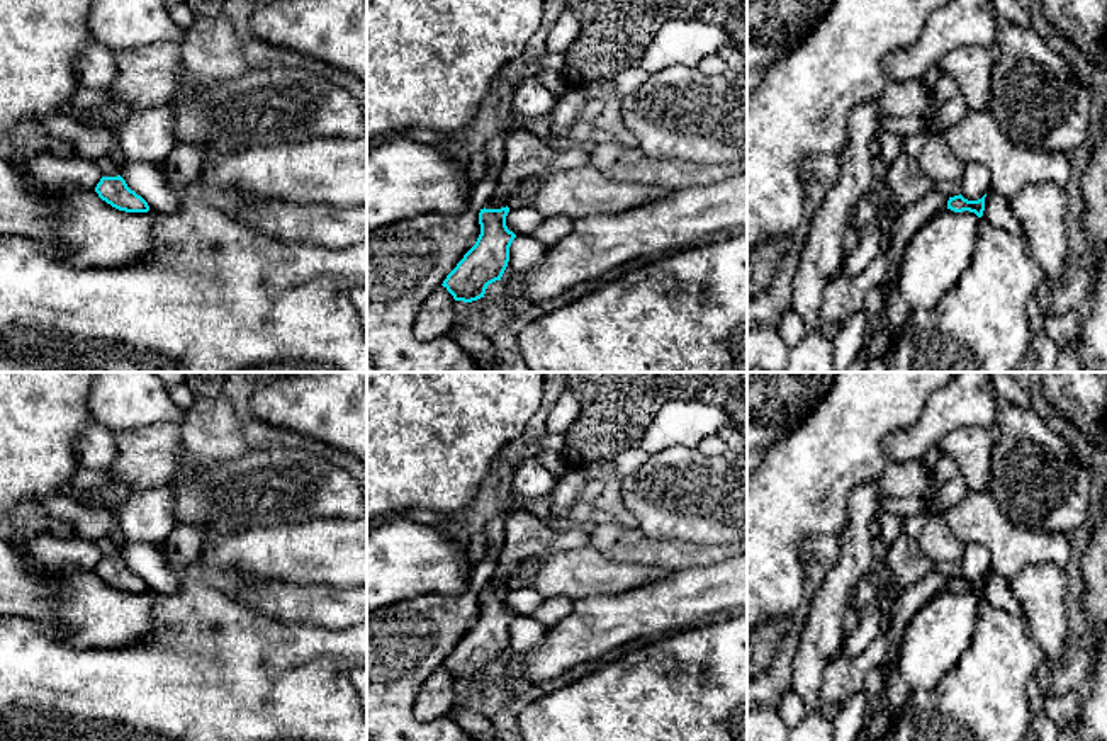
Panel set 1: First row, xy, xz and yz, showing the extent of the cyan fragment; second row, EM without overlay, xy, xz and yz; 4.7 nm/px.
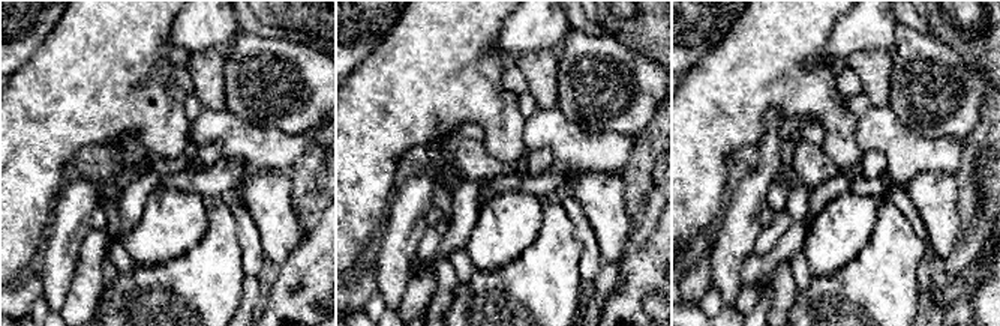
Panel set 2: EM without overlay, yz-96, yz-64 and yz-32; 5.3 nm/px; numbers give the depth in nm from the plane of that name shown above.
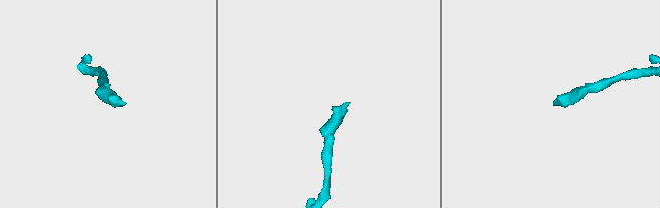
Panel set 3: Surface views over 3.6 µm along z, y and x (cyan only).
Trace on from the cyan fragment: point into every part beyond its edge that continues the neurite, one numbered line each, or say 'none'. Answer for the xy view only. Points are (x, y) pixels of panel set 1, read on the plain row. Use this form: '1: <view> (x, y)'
none

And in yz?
1: yz (914, 597)

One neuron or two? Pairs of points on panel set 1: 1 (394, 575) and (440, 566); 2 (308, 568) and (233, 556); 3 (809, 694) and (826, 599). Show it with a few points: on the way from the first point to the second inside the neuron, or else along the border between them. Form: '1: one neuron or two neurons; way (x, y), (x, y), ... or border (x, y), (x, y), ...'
1: one neuron; way (406, 566), (428, 566)
2: one neuron; way (289, 556), (252, 556)
3: one neuron; way (809, 670), (809, 663), (820, 644), (826, 622)

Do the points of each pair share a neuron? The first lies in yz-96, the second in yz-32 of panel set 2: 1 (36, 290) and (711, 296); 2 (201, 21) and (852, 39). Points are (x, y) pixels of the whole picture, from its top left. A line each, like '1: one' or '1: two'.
1: two
2: one

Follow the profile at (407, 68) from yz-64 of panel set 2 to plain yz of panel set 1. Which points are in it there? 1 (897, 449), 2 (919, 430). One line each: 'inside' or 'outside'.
1: outside
2: outside

